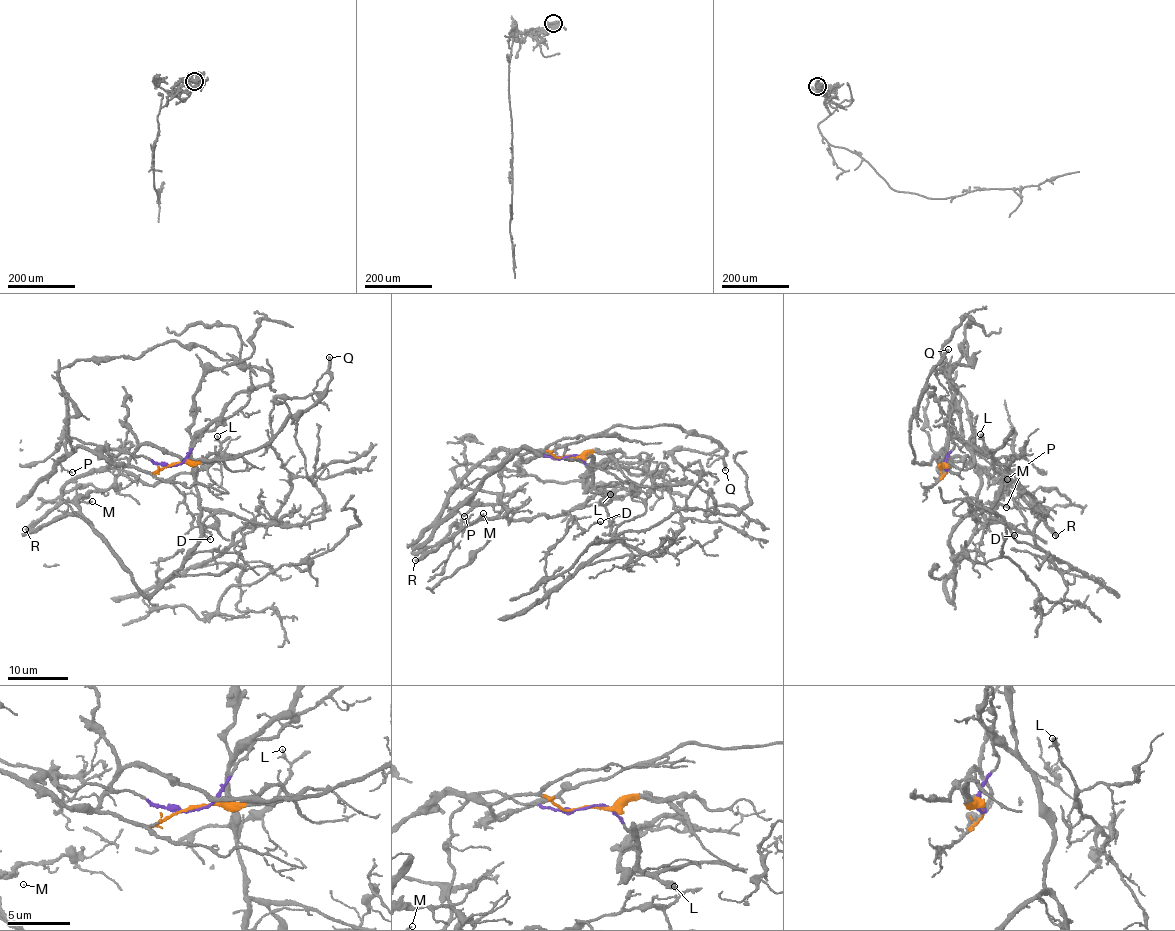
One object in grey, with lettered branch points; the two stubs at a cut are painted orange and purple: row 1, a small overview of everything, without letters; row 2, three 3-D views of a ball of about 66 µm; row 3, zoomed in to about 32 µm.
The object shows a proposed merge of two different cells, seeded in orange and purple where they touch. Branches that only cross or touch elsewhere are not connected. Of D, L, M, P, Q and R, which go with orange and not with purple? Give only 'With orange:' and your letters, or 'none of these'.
With orange: P, Q

